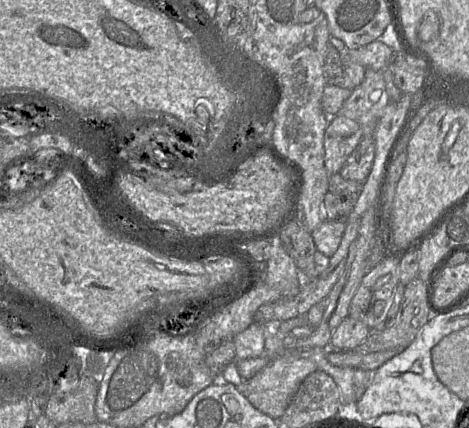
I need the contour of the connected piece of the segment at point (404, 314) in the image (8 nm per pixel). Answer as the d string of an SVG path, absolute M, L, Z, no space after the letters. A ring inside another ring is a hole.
M417 277L404 286L404 299L391 326L386 326L382 331L372 331L369 328L370 334L366 341L353 350L331 349L330 345L325 349L326 357L332 364L343 368L375 371L395 354L408 347L432 315L429 293L425 292L424 281Z

